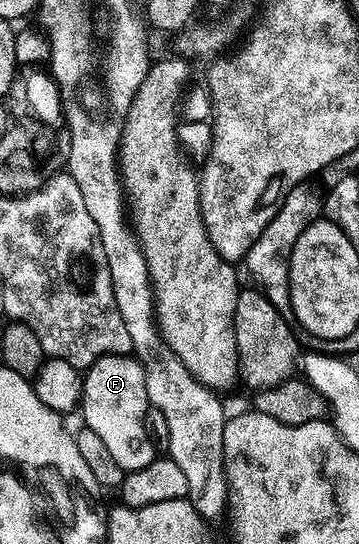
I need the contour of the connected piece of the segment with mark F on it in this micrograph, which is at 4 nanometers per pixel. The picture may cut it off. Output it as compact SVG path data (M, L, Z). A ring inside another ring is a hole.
M110 353L96 359L90 368L85 370L82 378L82 403L80 414L85 428L96 431L108 447L112 459L120 463L123 471L148 467L156 460L156 450L148 431L144 427L144 415L150 410L148 387L144 367L137 357L125 353Z

